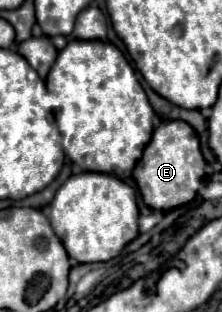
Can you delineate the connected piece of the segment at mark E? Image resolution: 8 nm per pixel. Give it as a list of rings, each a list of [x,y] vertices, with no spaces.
[[[168,120],[154,130],[150,144],[144,148],[144,156],[134,168],[134,180],[146,206],[152,210],[170,210],[196,196],[198,184],[204,178],[204,166],[206,162],[194,128],[184,120]]]

